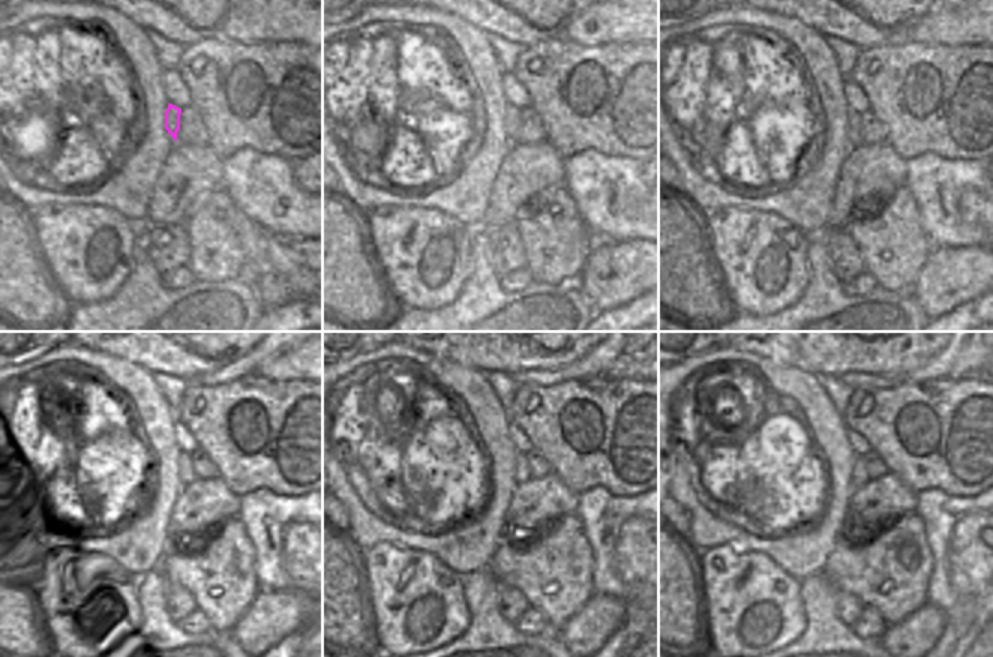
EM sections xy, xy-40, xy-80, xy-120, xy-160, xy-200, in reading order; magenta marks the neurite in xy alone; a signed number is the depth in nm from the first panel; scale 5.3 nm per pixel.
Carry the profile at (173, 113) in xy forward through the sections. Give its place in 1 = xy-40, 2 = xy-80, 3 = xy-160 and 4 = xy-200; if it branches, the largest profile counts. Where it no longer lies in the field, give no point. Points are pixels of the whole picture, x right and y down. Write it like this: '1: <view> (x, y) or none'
1: xy-40 (512, 119)
2: xy-80 (854, 119)
3: xy-160 (522, 474)
4: xy-200 (860, 477)

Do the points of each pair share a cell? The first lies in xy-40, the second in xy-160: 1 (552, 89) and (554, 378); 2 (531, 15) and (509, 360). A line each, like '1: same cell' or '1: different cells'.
1: different cells
2: same cell

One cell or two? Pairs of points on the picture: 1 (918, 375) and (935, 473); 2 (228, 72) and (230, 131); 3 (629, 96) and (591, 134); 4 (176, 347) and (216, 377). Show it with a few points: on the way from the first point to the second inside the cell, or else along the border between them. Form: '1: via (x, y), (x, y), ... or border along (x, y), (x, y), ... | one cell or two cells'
1: border along (954, 375), (902, 381), (885, 389) | two cells
2: via (230, 87), (230, 116) | one cell
3: via (618, 105), (597, 123) | one cell
4: border along (243, 356), (225, 366), (203, 372), (194, 381) | two cells

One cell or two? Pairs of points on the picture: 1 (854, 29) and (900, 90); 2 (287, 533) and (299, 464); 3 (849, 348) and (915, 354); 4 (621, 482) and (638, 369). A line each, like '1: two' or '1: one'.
1: two
2: two
3: one
4: two

